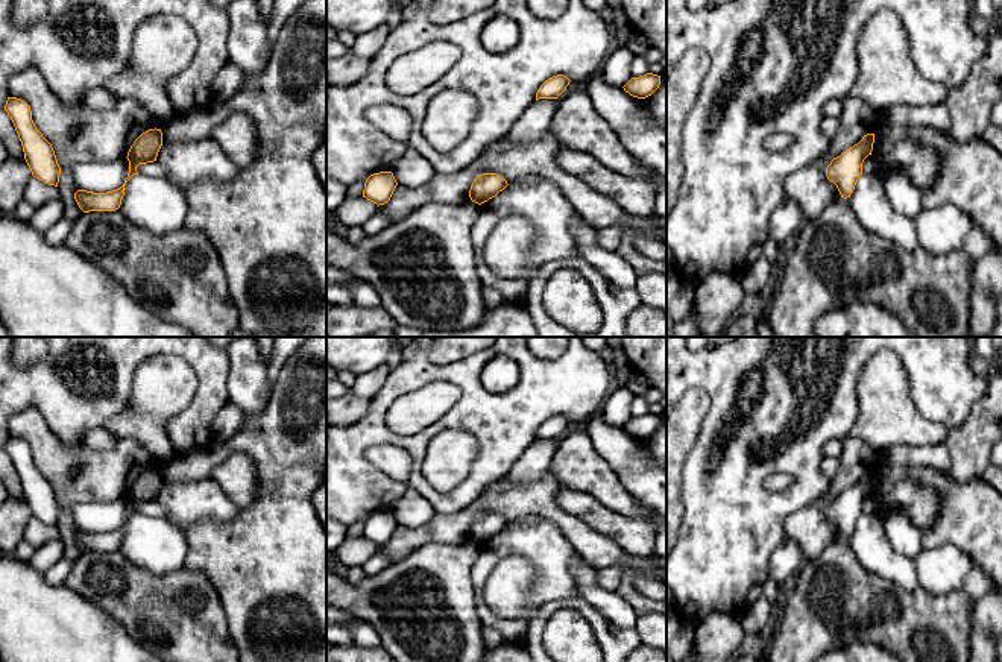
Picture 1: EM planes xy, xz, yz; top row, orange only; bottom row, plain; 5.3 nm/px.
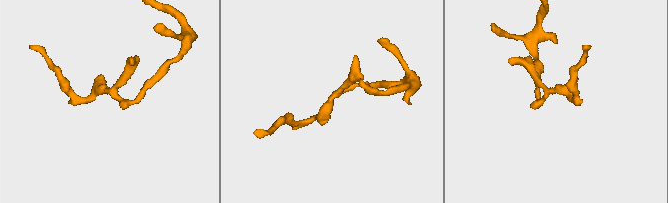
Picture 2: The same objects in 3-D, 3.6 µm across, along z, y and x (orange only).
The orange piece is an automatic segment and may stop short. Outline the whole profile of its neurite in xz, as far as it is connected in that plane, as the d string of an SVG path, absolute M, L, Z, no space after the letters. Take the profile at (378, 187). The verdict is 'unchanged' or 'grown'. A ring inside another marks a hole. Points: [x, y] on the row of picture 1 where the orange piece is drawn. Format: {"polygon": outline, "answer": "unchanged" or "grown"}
{"polygon": "M392 172L370 175L364 182L363 197L380 205L390 200L398 182Z", "answer": "unchanged"}

